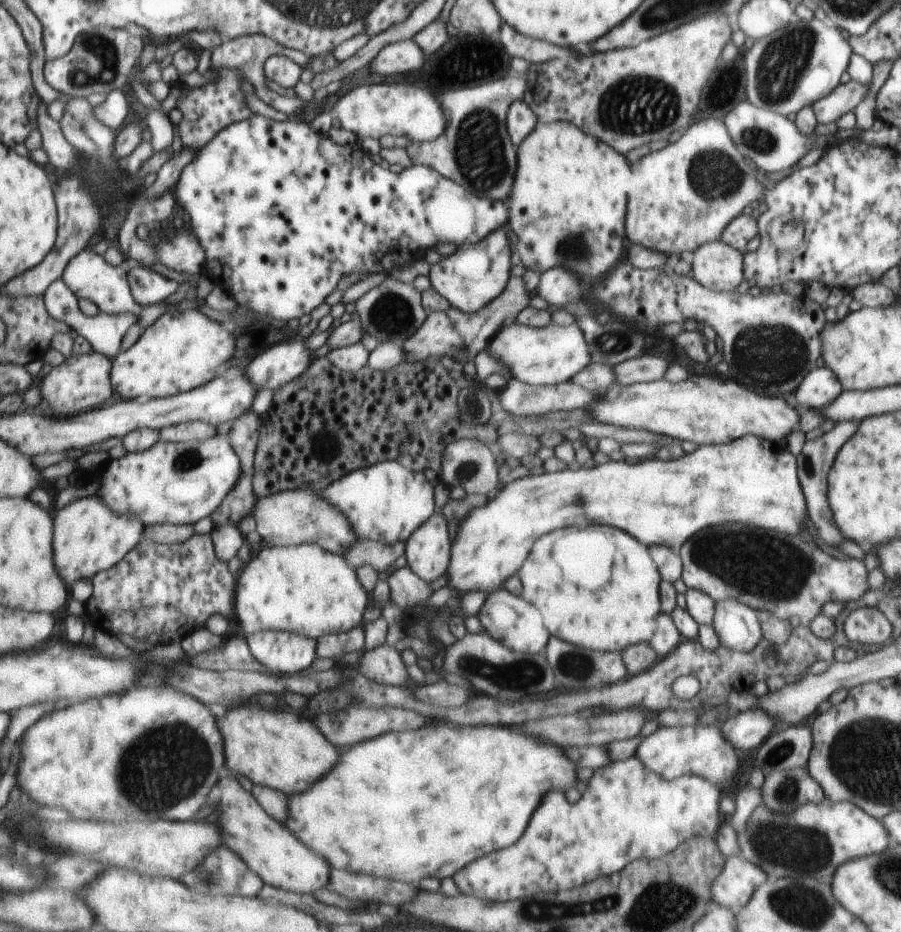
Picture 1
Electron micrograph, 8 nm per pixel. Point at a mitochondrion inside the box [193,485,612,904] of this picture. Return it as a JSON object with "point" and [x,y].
{"point":[518,677]}

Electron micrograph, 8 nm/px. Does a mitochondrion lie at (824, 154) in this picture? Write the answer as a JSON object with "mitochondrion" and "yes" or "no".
{"mitochondrion":"no"}

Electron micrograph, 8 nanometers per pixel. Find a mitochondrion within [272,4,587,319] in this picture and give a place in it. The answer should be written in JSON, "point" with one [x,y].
{"point":[480,156]}

